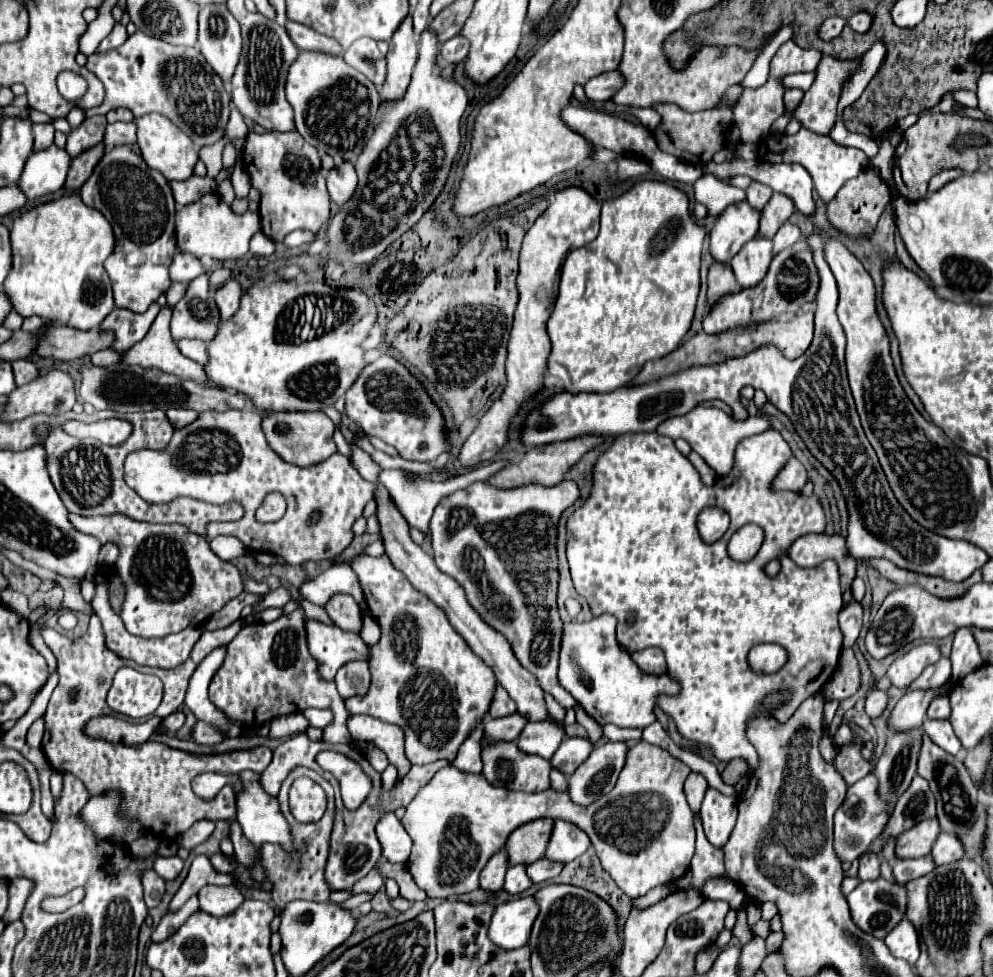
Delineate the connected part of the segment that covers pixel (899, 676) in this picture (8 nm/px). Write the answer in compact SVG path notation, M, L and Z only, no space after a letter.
M922 643L912 647L908 653L900 655L888 669L888 677L892 681L892 685L896 685L898 689L906 689L922 671L924 667L936 663L940 659L940 651L936 645L932 643Z

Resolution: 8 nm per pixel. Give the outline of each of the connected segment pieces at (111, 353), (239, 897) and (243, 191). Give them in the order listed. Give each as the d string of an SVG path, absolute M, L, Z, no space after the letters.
M106 349L90 355L90 361L94 363L95 366L107 367L110 365L115 365L120 363L122 360L122 354L117 353L114 350Z
M232 885L202 887L198 899L200 899L200 909L204 909L214 917L228 917L246 901L244 893Z
M236 165L232 169L230 181L232 181L232 187L234 187L236 199L248 199L248 193L250 193L250 177L246 175L246 169L242 165Z

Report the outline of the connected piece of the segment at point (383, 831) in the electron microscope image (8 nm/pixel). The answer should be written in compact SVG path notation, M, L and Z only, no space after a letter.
M388 813L386 817L380 819L380 823L376 825L376 835L382 845L382 855L390 863L406 863L408 861L412 839L406 833L404 825L396 819L394 813Z

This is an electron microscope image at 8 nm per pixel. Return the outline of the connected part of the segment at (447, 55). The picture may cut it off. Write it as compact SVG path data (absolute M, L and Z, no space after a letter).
M454 37L450 41L446 41L440 49L440 57L448 63L448 65L458 65L466 59L466 51L468 51L468 41L462 37Z

